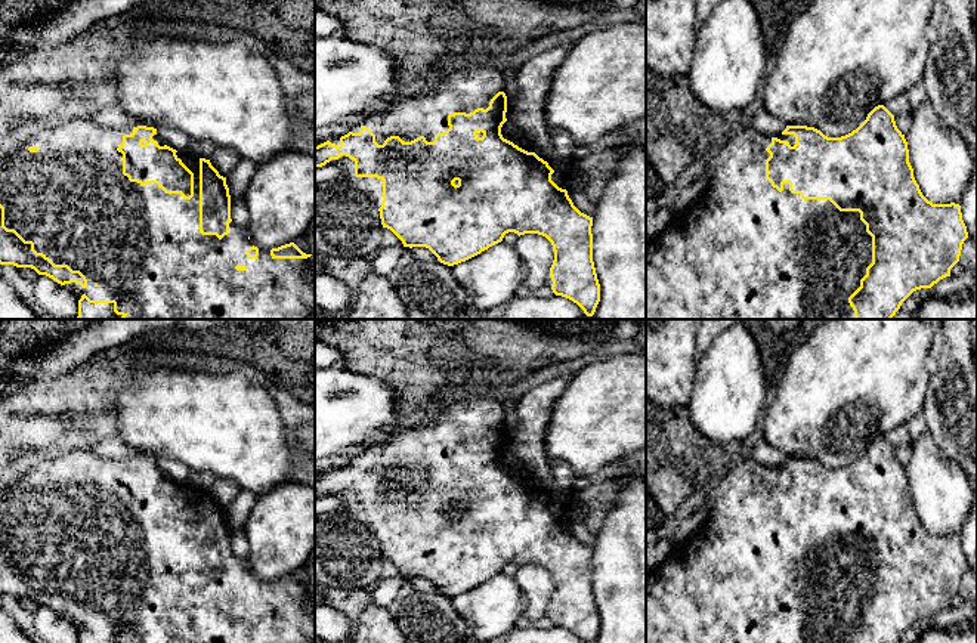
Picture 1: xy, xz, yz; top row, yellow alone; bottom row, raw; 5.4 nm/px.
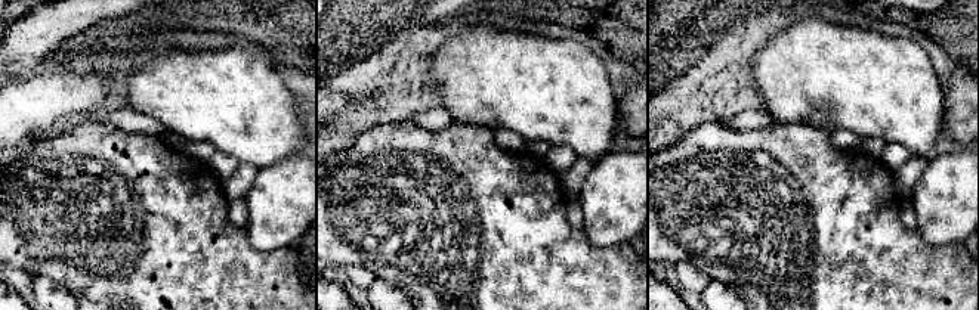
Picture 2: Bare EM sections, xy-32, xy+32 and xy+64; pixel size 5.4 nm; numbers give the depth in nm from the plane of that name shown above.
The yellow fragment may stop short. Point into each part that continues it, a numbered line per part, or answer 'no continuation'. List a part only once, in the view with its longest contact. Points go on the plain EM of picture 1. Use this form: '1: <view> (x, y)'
1: yz (742, 577)

